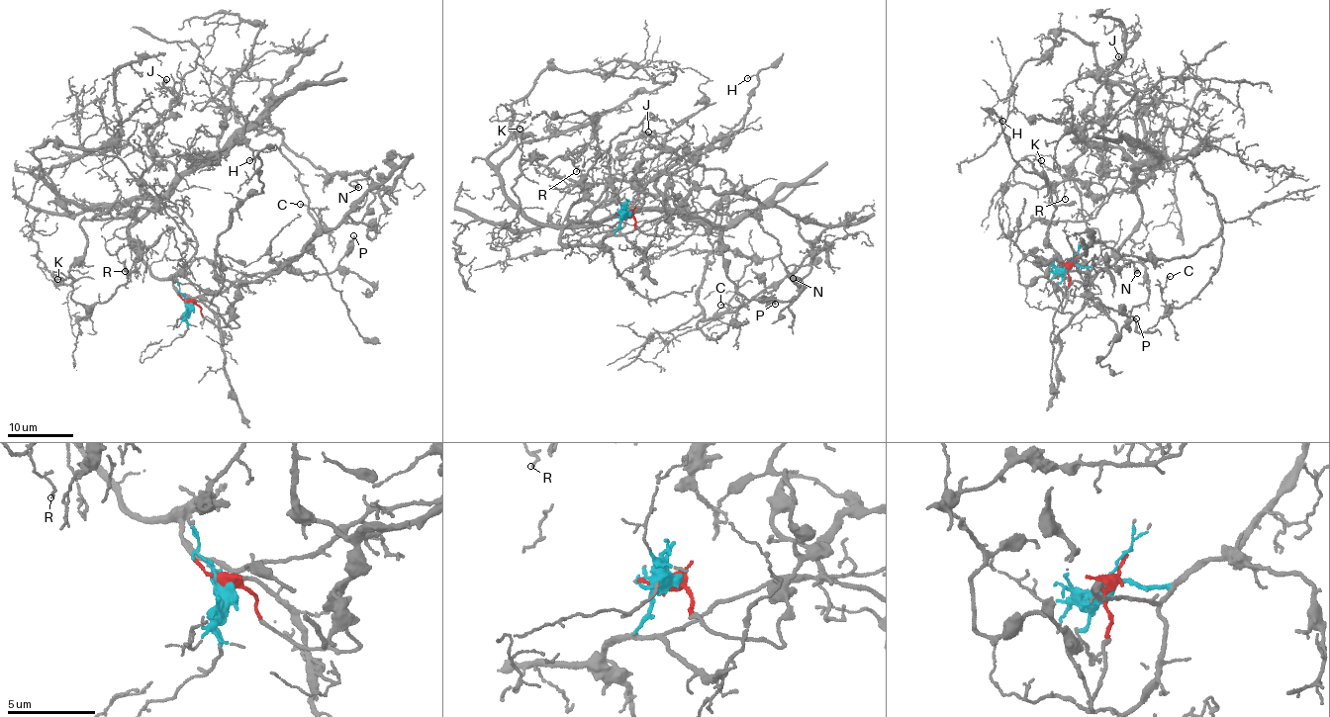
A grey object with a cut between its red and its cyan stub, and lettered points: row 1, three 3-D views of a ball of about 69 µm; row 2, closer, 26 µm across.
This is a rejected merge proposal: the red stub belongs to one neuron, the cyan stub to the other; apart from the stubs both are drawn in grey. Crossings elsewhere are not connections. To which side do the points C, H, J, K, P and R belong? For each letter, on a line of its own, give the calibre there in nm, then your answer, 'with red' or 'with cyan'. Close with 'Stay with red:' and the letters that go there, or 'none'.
C: calibre 130 nm; with cyan
H: calibre 110 nm; with red
J: calibre 110 nm; with cyan
K: calibre 70 nm; with cyan
P: calibre 220 nm; with red
R: calibre 100 nm; with cyan
Stay with red: H, P

